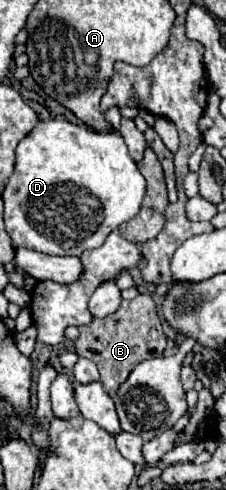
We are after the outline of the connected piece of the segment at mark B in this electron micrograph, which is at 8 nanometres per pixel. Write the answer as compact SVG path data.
M141 293L131 301L123 301L113 315L105 319L93 319L89 325L79 327L79 339L75 341L75 351L79 357L87 357L97 365L103 389L111 397L115 397L115 393L129 377L129 373L141 361L161 357L165 345L167 337L163 333L163 325L157 315L157 305L149 293Z

